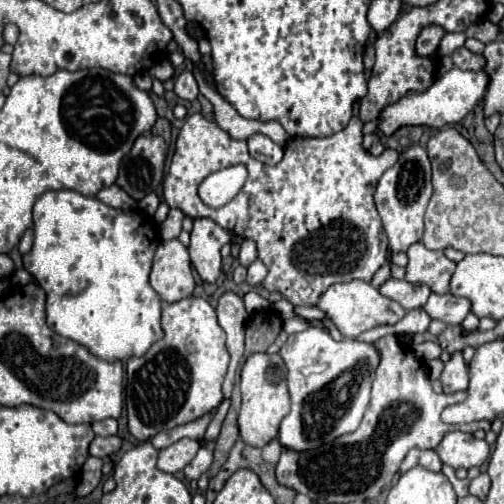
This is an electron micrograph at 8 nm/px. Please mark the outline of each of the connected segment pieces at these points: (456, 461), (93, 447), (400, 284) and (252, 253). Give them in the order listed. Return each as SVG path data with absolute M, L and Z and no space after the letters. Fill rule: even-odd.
M449 432L443 436L435 452L443 464L469 470L473 466L481 466L489 458L489 444L485 440L477 440L473 434Z
M95 436L93 442L89 444L89 454L97 456L97 458L105 458L113 452L117 452L121 448L121 438L119 436Z
M389 278L385 280L381 286L379 286L379 292L387 298L393 298L397 300L405 310L415 310L415 308L421 308L431 290L427 286L421 286L421 284L411 284L407 280L397 280L397 278Z
M243 240L241 244L241 252L239 252L239 262L243 266L249 266L253 260L257 260L257 248L253 240Z

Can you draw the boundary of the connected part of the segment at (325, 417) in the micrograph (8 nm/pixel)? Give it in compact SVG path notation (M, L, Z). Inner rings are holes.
M311 326L303 332L291 334L279 354L287 366L291 394L291 412L283 418L279 428L281 446L297 452L311 450L357 430L369 404L371 382L381 358L375 344L359 342L355 338L333 340L321 326ZM309 366L315 366L315 372L303 374Z

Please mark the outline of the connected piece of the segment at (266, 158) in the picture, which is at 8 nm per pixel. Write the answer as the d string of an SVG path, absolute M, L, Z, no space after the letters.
M265 134L249 136L247 146L249 146L249 154L263 164L277 164L283 158L283 148Z

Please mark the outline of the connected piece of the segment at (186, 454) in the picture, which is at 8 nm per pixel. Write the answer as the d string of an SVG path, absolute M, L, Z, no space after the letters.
M183 438L183 440L159 450L157 468L163 472L169 472L169 474L175 474L175 472L183 470L195 458L199 448L201 448L201 444L197 440Z

